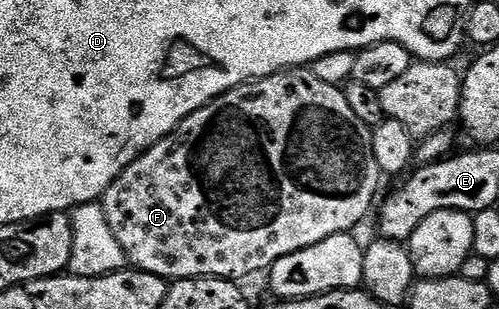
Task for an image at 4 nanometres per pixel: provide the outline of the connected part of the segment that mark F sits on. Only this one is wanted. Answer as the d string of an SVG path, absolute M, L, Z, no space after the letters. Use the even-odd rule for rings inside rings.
M298 66L250 80L248 84L224 92L219 98L192 112L170 136L142 152L138 160L131 162L131 166L127 166L123 174L111 182L105 191L103 203L111 230L115 230L115 238L119 238L119 246L123 246L125 251L126 261L136 271L161 276L166 282L200 276L218 276L241 282L244 276L264 273L272 264L279 262L279 258L295 254L307 246L315 246L315 242L323 242L323 238L331 238L340 232L352 233L353 227L372 210L381 180L383 173L379 170L379 162L375 162L373 128L365 125L351 110L344 91L338 85L322 82L308 67Z

